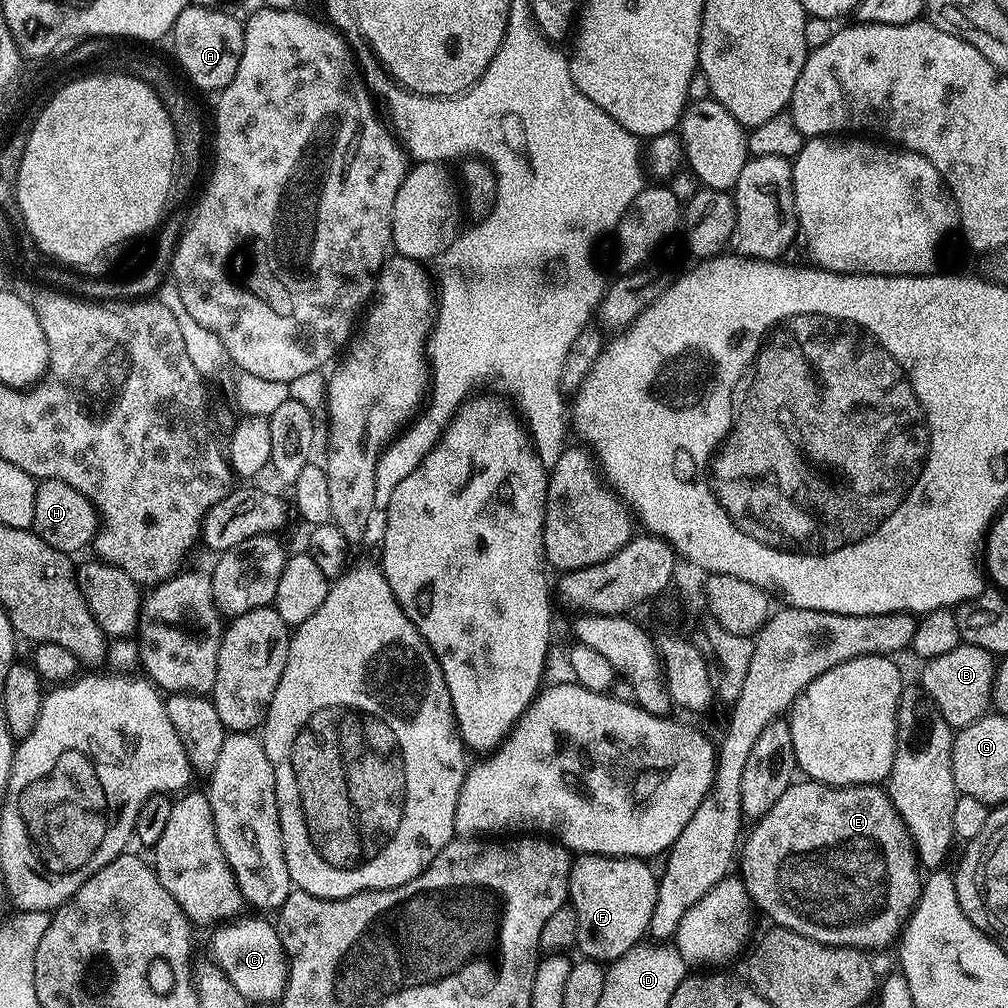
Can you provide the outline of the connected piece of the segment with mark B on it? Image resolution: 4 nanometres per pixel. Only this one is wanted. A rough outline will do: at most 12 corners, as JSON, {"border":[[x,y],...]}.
{"border":[[961,642],[919,683],[954,730],[992,704],[993,653]]}

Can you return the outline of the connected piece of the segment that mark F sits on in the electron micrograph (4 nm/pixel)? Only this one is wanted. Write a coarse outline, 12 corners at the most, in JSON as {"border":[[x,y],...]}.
{"border":[[580,854],[568,900],[581,957],[645,939],[657,875],[643,859]]}

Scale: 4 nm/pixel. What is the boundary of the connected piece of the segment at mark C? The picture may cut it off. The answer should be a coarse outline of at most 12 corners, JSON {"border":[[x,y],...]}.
{"border":[[271,919],[217,927],[215,963],[253,1005],[281,1000],[288,953]]}

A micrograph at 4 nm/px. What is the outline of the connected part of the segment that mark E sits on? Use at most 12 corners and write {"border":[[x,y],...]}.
{"border":[[792,782],[743,841],[751,901],[884,948],[922,887],[883,787]]}

